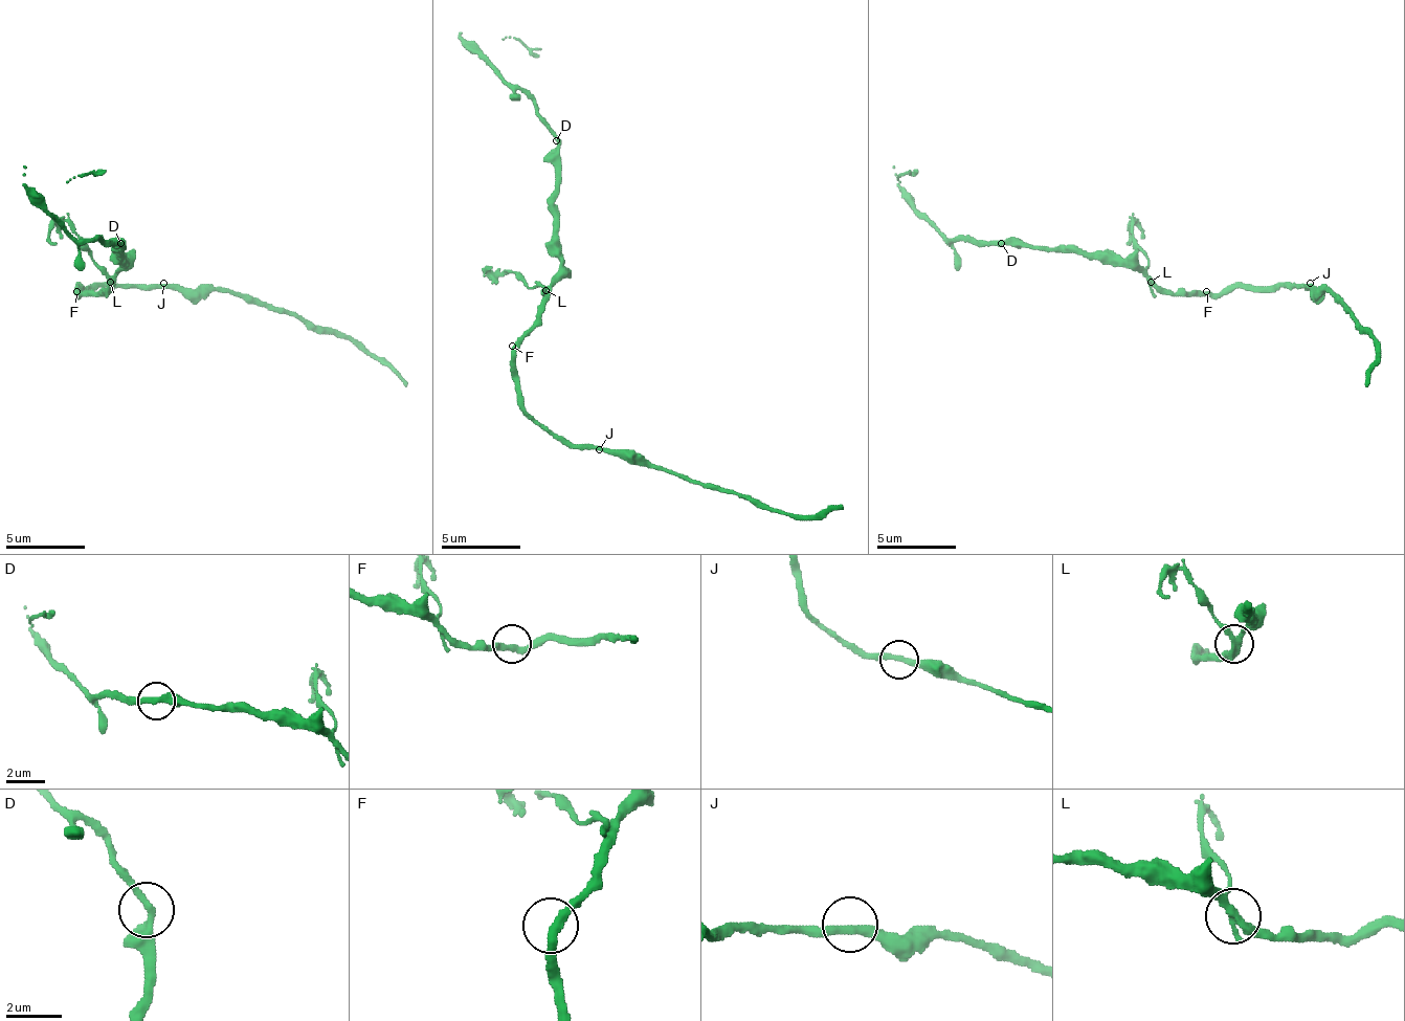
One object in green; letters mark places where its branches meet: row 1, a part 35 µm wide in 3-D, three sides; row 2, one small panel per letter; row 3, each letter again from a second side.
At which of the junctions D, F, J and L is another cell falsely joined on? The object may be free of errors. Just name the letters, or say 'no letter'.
L

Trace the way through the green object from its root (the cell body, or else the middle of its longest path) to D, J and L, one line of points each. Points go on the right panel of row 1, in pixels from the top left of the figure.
D: (1206, 294), (1167, 291), (1132, 267), (1112, 267), (1076, 256), (1065, 247), (1013, 247), (1001, 243)
J: (1206, 294), (1226, 294), (1239, 287), (1306, 287), (1310, 283)
L: (1206, 294), (1183, 294), (1152, 283)

